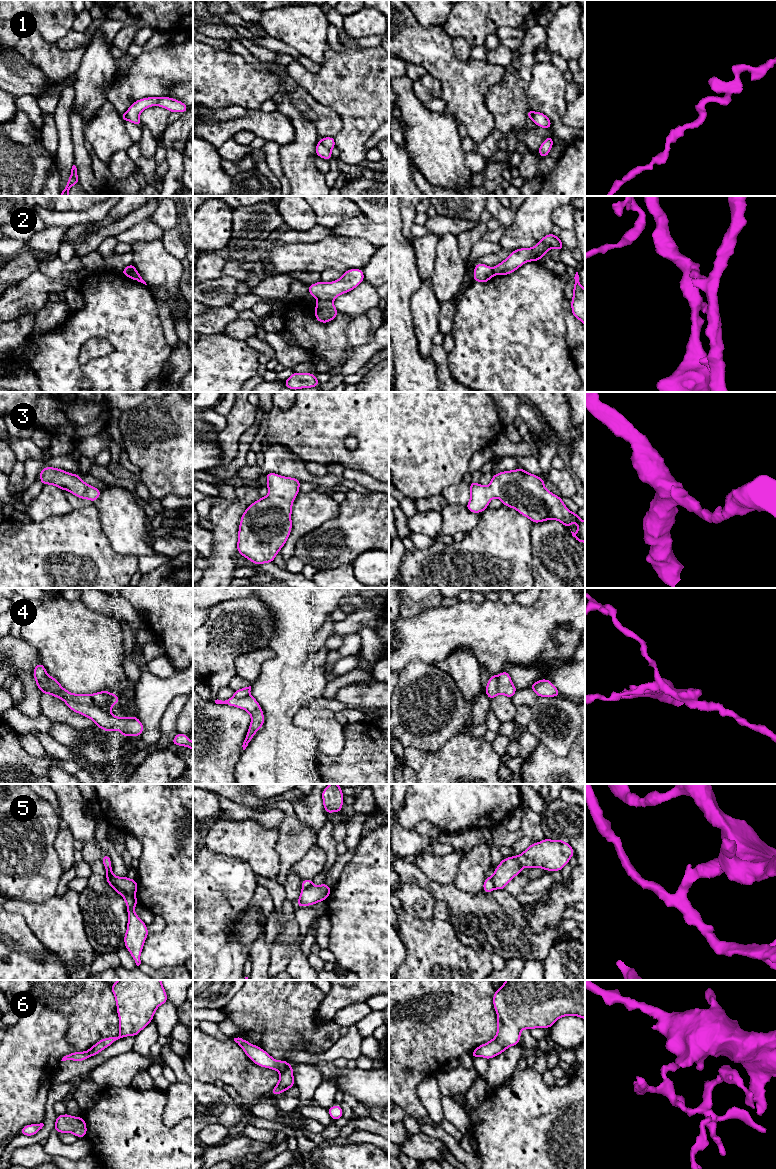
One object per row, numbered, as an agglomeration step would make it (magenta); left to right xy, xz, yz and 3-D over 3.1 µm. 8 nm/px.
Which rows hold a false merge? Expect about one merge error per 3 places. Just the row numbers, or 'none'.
1, 2, 4, 5, 6

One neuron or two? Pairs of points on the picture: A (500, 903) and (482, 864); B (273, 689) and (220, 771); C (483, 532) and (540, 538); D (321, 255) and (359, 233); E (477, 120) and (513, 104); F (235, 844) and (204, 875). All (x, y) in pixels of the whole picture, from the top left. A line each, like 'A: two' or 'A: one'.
A: two
B: two
C: two
D: two
E: two
F: two

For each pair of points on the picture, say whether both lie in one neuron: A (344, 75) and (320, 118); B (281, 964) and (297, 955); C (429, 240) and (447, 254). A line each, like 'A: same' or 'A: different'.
A: different
B: different
C: different

